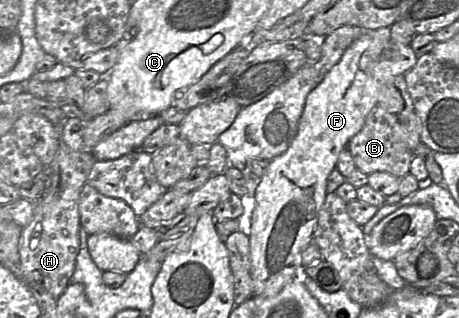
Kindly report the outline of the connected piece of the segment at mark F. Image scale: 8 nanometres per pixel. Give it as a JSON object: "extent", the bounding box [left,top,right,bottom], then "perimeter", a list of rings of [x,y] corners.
{"extent":[250,28,418,297],"perimeter":[[[388,28],[365,32],[344,51],[339,62],[308,94],[297,133],[288,150],[272,160],[254,194],[254,209],[250,225],[250,260],[254,296],[273,297],[296,277],[301,279],[301,254],[312,242],[320,210],[327,196],[327,180],[336,167],[340,153],[364,126],[368,114],[376,107],[383,85],[399,75],[405,75],[418,56],[410,46],[390,39]]]}

